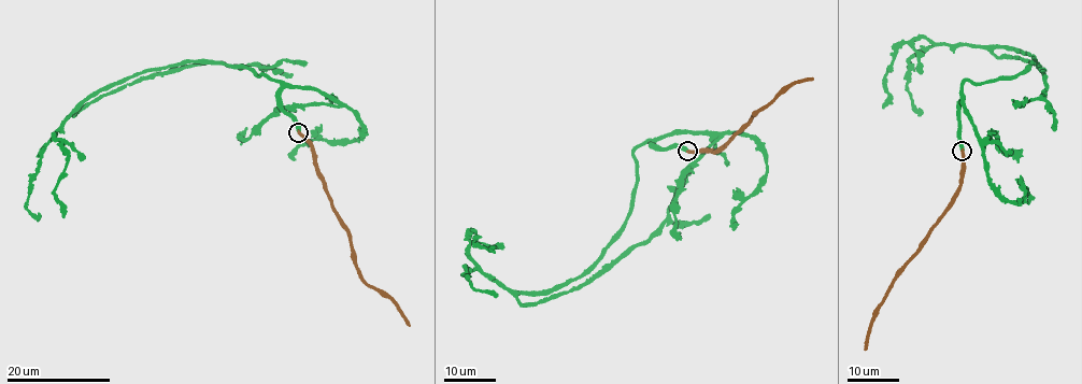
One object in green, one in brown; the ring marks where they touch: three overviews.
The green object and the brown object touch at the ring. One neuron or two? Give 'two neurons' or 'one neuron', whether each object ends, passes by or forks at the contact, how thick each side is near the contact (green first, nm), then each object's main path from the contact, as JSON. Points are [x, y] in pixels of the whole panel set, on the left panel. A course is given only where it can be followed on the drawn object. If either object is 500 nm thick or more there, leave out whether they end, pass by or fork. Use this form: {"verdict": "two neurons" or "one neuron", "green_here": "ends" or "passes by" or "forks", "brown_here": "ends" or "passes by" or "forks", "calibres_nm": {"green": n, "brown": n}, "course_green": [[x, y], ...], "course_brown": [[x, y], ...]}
{"verdict": "one neuron", "green_here": "ends", "brown_here": "ends", "calibres_nm": {"green": 400, "brown": 320}, "course_green": [[299, 132], [281, 84], [205, 60], [127, 76], [74, 114], [193, 65], [305, 62]], "course_brown": [[299, 132], [311, 145], [314, 166], [335, 212], [346, 230], [360, 278], [394, 302], [409, 325]]}

